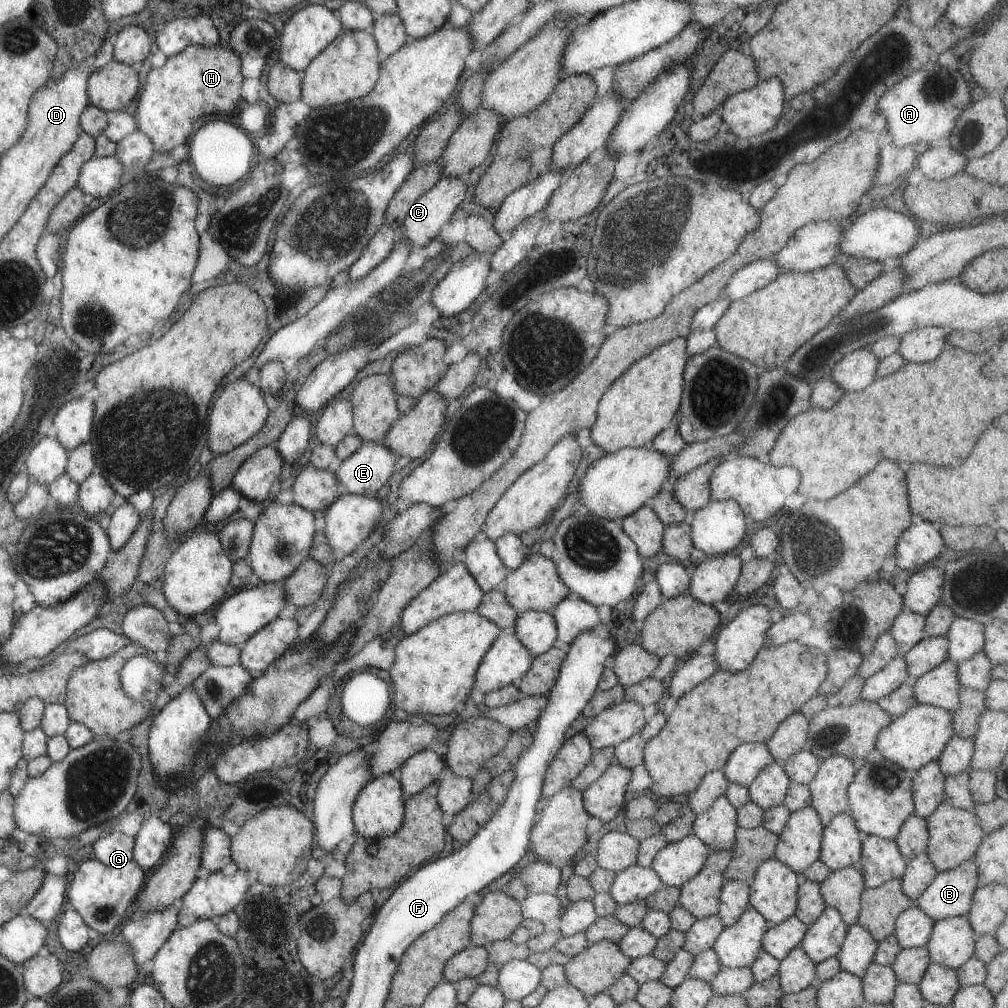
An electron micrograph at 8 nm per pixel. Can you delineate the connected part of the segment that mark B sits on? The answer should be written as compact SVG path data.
M971 859L955 868L938 872L914 905L931 921L966 915L973 892L978 888L976 870Z

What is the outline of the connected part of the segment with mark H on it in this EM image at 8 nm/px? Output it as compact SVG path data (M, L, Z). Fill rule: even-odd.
M198 45L187 46L178 54L166 58L162 66L151 68L145 77L143 90L139 92L137 104L135 104L133 120L135 120L136 129L149 138L155 153L169 154L174 147L185 145L187 138L193 132L195 120L214 116L223 117L223 114L231 117L237 100L242 98L240 89L244 78L240 72L239 56L228 48L221 48L218 45L211 48Z

